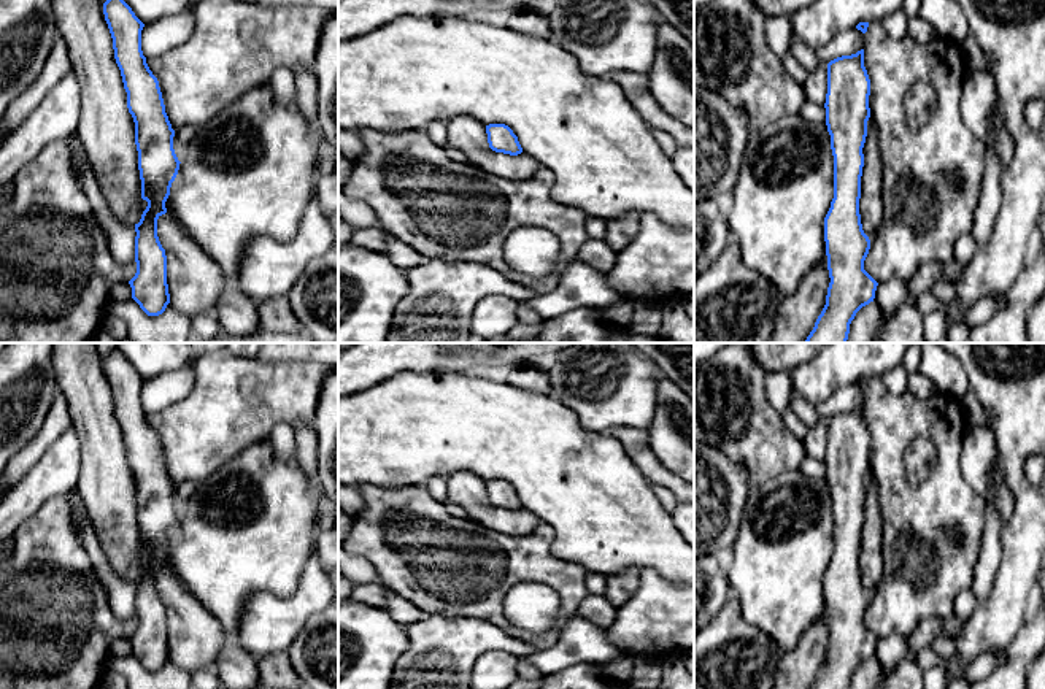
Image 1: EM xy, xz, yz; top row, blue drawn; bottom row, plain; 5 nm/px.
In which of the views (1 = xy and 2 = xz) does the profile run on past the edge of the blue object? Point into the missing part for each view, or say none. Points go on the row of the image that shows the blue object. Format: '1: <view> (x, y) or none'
1: none
2: none

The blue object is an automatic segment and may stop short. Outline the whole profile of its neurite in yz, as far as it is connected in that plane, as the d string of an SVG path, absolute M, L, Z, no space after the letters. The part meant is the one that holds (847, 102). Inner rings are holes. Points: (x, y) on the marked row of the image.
M864 49L827 64L824 108L834 156L834 198L824 217L824 241L831 283L826 305L804 343L846 343L856 313L875 298L878 283L864 270L870 240L859 214L869 95Z

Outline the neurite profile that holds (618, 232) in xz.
M629 211L605 221L605 241L616 252L623 251L640 227L640 214Z

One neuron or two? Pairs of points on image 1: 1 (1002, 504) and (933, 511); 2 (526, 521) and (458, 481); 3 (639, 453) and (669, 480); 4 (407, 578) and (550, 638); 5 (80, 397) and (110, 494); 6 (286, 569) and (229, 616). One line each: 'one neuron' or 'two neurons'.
1: two neurons
2: one neuron
3: one neuron
4: one neuron
5: one neuron
6: one neuron

